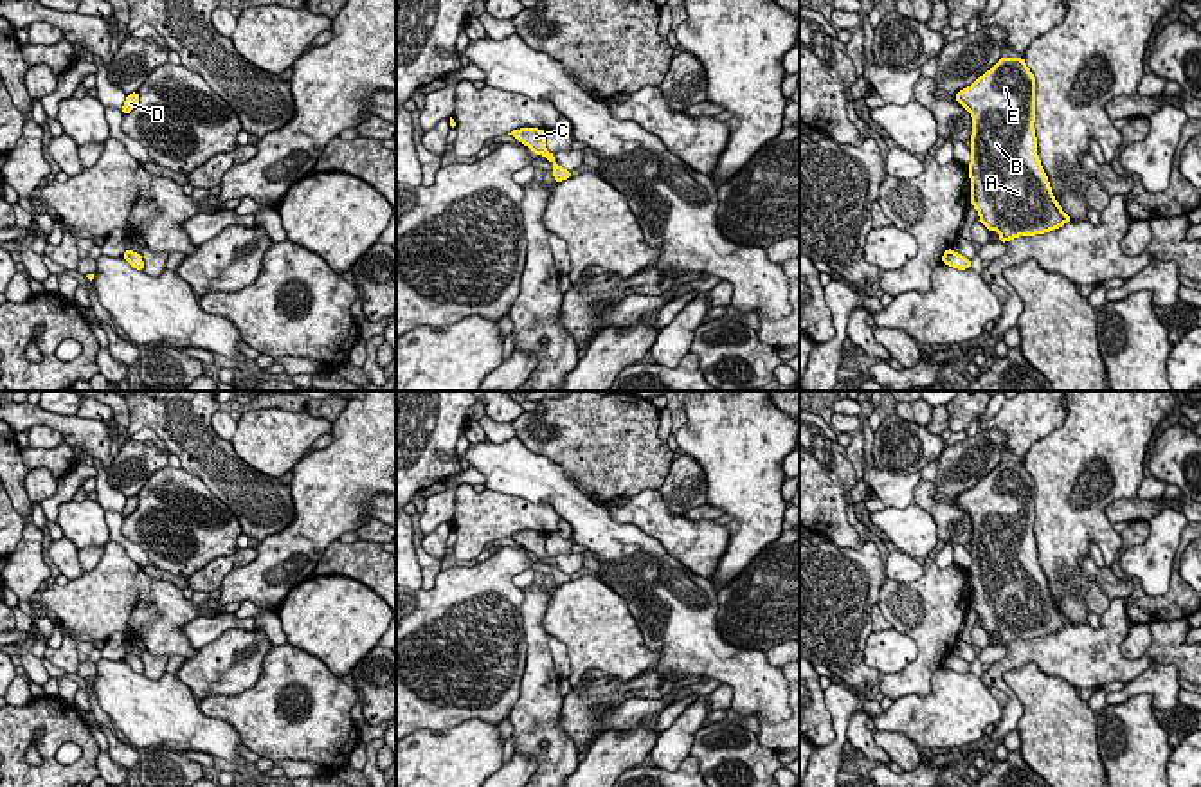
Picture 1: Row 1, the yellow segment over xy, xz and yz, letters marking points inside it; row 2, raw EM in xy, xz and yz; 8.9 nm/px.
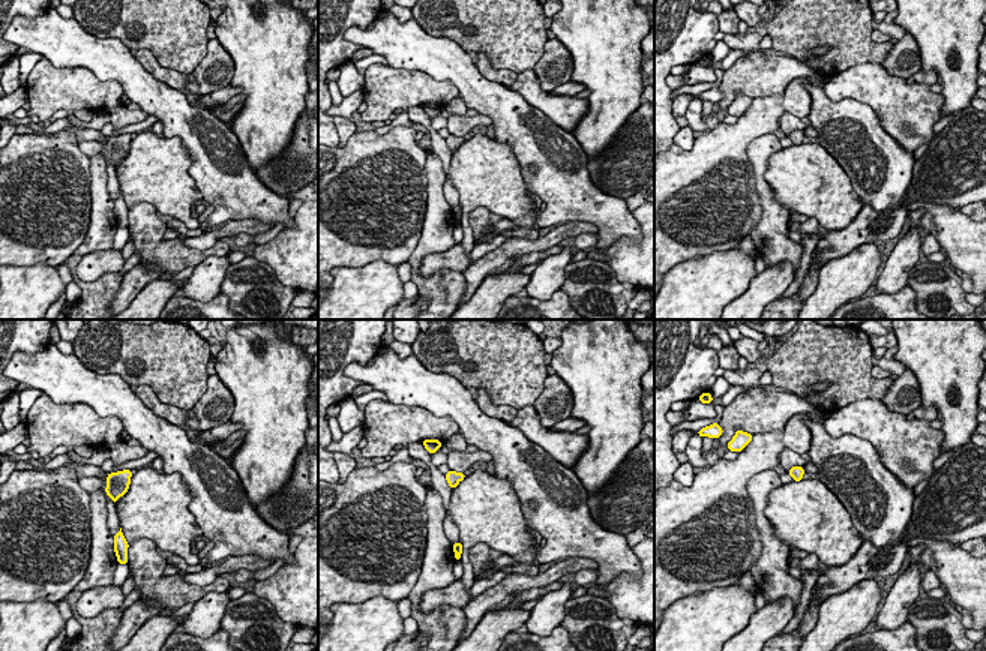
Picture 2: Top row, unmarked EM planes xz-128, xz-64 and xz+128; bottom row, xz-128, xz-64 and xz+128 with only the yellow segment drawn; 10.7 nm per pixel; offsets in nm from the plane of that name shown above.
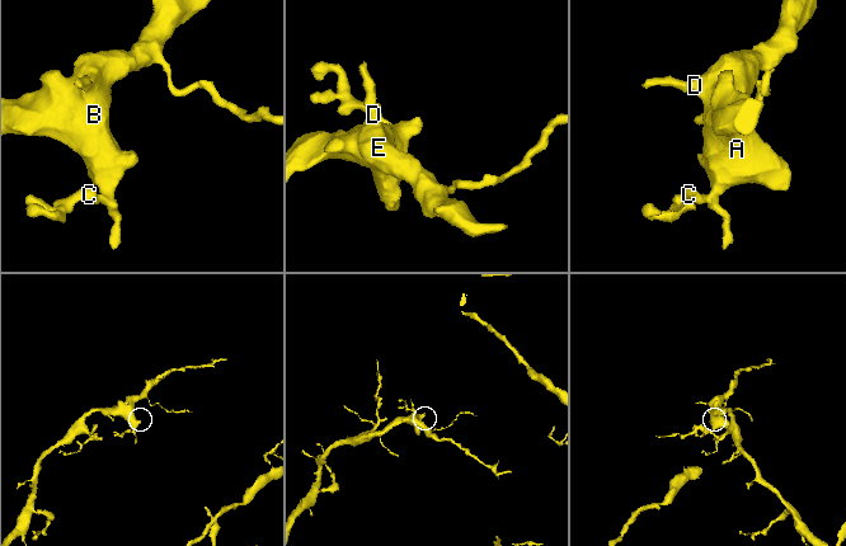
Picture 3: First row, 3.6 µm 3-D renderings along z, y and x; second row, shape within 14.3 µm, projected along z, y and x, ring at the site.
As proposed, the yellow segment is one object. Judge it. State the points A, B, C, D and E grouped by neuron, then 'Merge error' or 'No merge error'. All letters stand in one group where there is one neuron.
Groups: A B C D E. No merge error

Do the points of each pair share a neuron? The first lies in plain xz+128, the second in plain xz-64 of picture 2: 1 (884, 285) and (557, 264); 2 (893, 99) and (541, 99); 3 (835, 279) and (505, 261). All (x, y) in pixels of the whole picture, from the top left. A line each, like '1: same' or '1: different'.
1: same
2: same
3: different

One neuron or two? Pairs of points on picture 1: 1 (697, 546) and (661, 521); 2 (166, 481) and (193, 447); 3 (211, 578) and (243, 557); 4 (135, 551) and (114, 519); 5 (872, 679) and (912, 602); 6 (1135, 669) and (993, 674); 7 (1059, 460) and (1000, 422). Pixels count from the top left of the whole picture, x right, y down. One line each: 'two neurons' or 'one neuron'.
1: one neuron
2: two neurons
3: one neuron
4: one neuron
5: two neurons
6: one neuron
7: two neurons

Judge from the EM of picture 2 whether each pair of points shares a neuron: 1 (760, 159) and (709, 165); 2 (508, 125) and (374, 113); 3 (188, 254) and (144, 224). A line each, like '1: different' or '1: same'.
1: different
2: different
3: same

